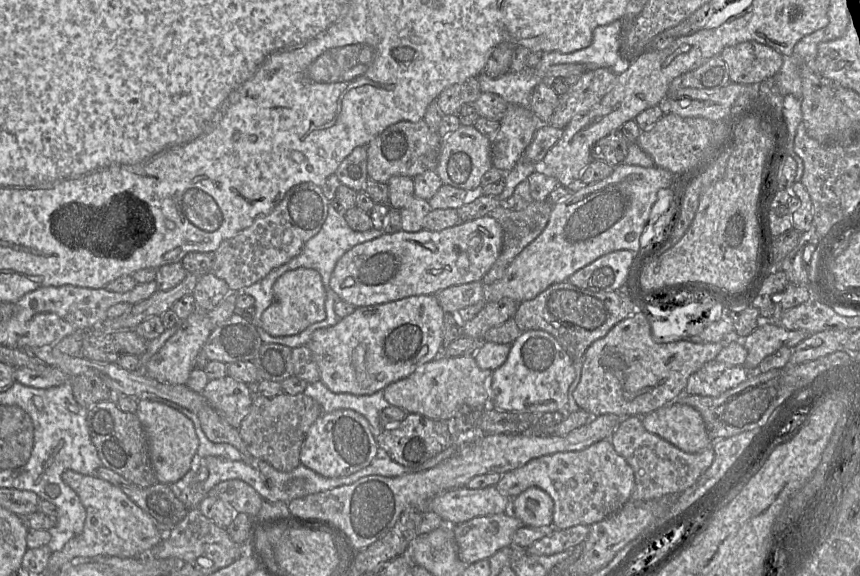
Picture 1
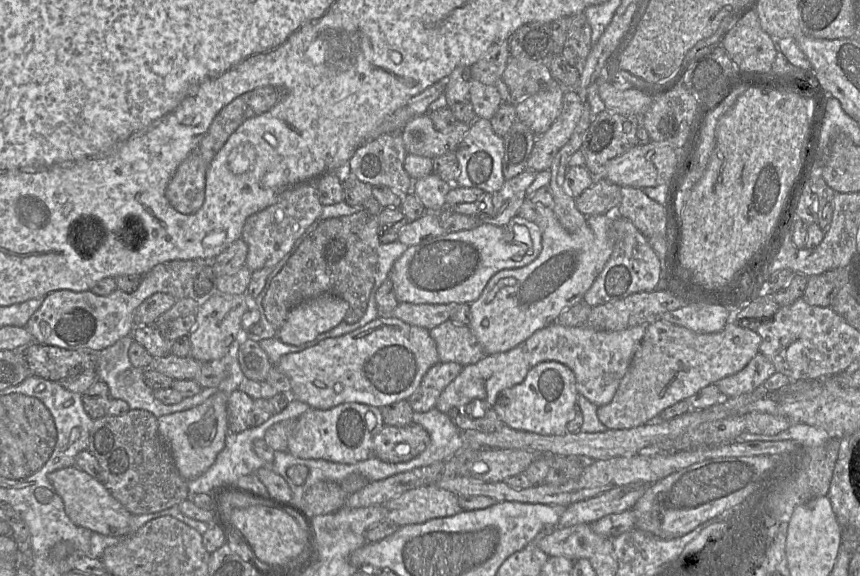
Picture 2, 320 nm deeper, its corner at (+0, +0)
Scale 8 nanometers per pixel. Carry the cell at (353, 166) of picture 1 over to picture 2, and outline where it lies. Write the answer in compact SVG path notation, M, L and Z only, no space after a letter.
M398 132L385 133L363 143L349 159L346 172L372 187L386 186L398 195L405 196L412 193L414 182L403 167L406 155L401 135Z

